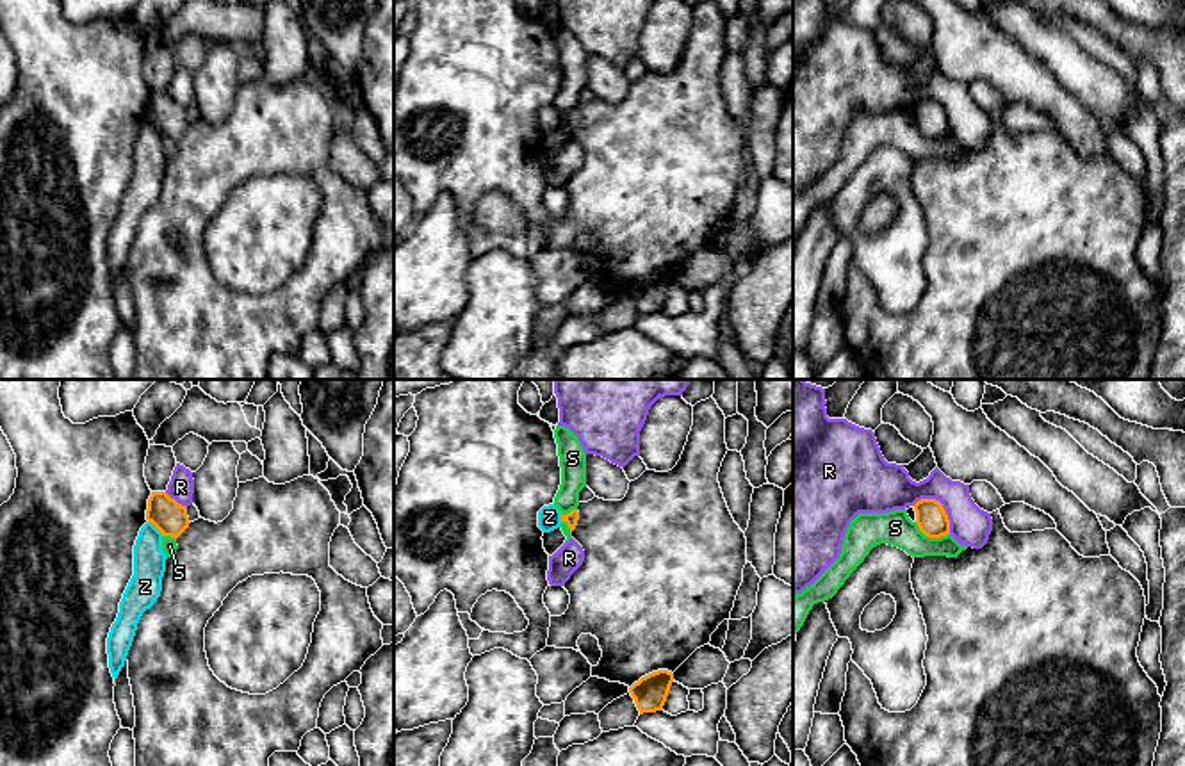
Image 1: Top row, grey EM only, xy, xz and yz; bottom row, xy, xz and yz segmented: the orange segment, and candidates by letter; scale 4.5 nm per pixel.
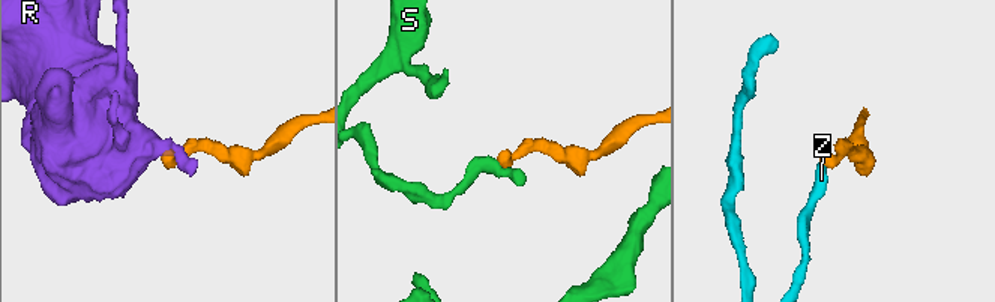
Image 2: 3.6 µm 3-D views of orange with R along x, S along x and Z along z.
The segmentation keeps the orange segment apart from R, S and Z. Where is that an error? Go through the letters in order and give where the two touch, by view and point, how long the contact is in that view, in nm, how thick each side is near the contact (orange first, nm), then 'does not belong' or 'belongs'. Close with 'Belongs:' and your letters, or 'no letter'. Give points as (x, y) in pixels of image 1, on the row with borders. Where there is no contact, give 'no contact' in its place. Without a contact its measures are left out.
R: meets orange in yz at (941, 505); contact 220 nm long; 140 nm thick on the orange side, 200 nm on the other; does not belong
S: meets orange in yz at (931, 537); contact 170 nm long; 140 nm thick on the orange side, 160 nm on the other; does not belong
Z: meets orange in xy at (155, 526); contact 100 nm long; 150 nm thick on the orange side, 140 nm on the other; does not belong
Belongs: no letter

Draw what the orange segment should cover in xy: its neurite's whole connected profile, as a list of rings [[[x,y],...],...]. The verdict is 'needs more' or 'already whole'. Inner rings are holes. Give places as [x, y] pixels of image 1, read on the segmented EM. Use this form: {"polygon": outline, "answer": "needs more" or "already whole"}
{"polygon": [[[151,492],[148,499],[146,520],[151,522],[162,536],[178,538],[189,527],[187,506],[178,504],[166,492]]], "answer": "already whole"}

